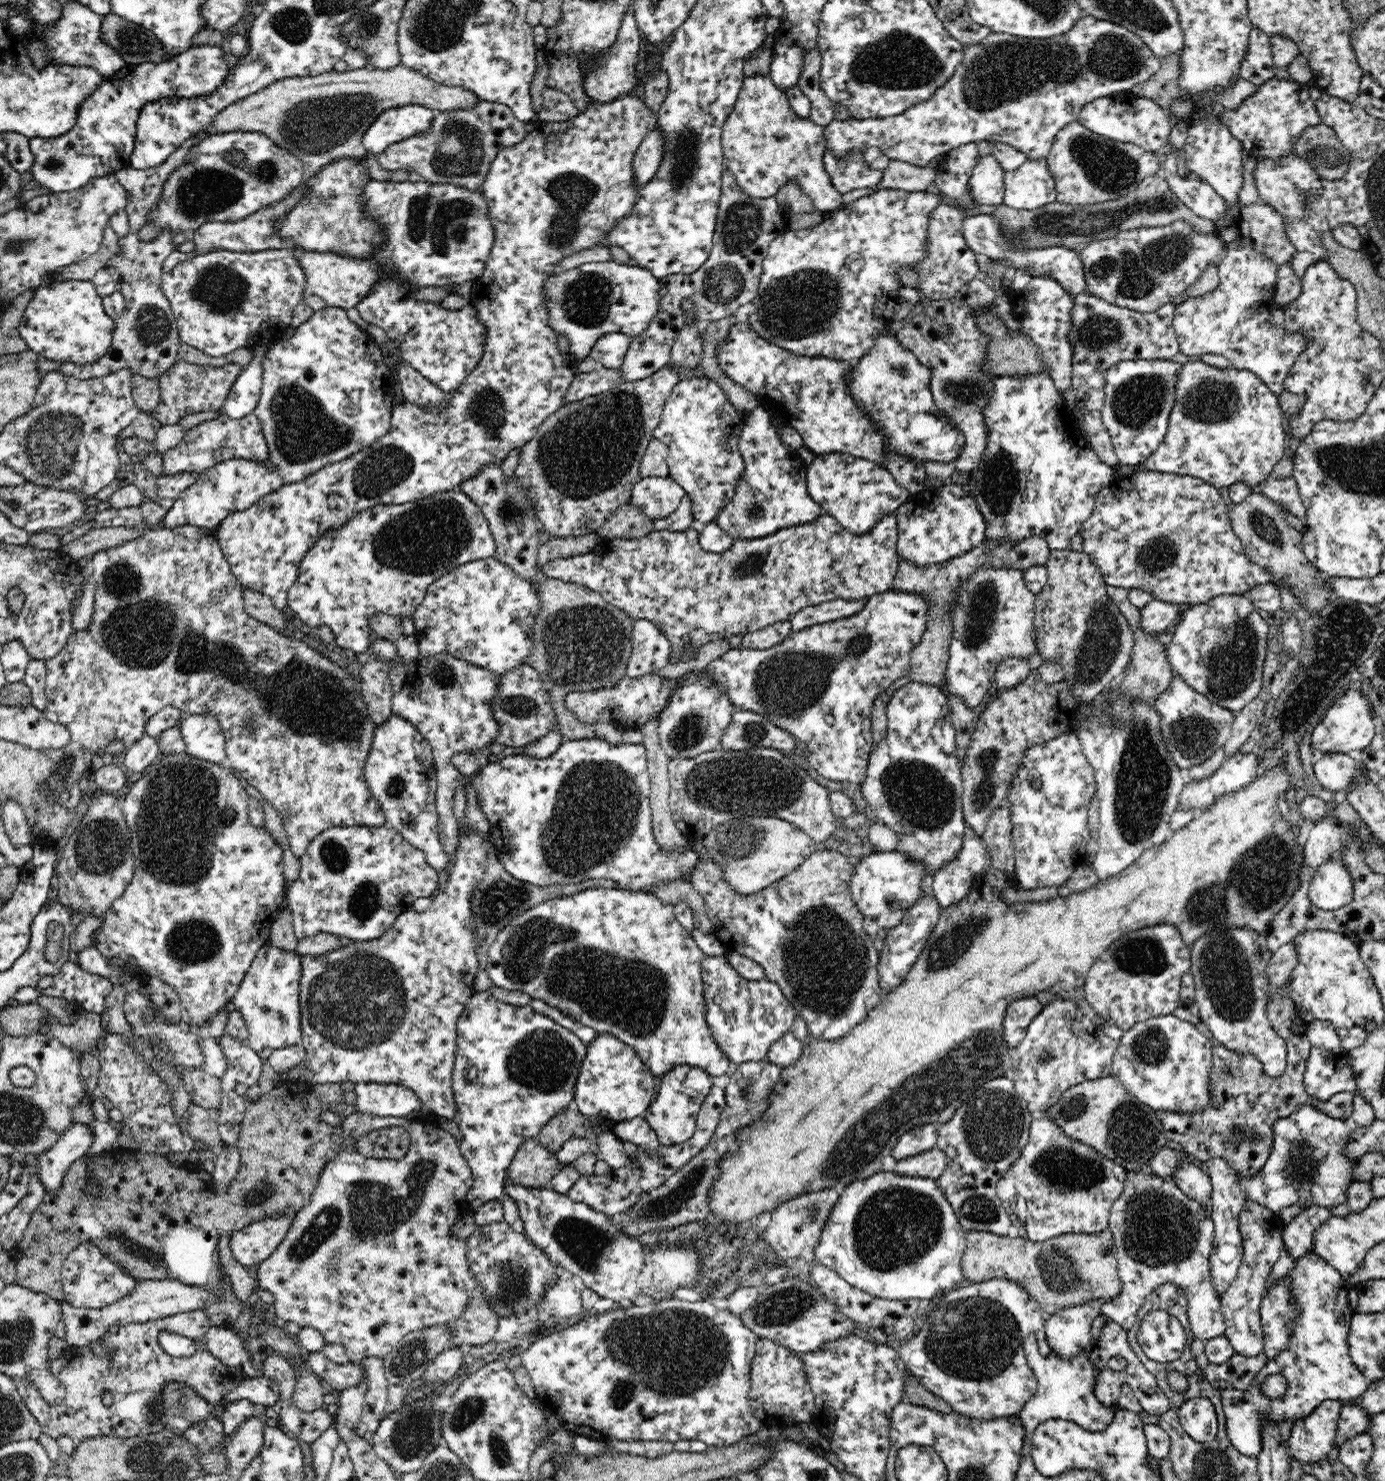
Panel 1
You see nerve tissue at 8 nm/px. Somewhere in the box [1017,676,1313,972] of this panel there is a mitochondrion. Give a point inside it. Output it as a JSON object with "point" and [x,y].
{"point":[1260,877]}

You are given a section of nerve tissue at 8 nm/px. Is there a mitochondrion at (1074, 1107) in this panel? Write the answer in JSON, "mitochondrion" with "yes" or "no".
{"mitochondrion":"yes"}

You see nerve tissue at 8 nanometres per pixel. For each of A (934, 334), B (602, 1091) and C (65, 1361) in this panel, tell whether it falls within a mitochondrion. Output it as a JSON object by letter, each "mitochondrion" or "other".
{"A":"other","B":"other","C":"other"}

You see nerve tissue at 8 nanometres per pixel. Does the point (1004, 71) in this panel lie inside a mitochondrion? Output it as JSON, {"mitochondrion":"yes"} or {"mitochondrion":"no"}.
{"mitochondrion":"yes"}

